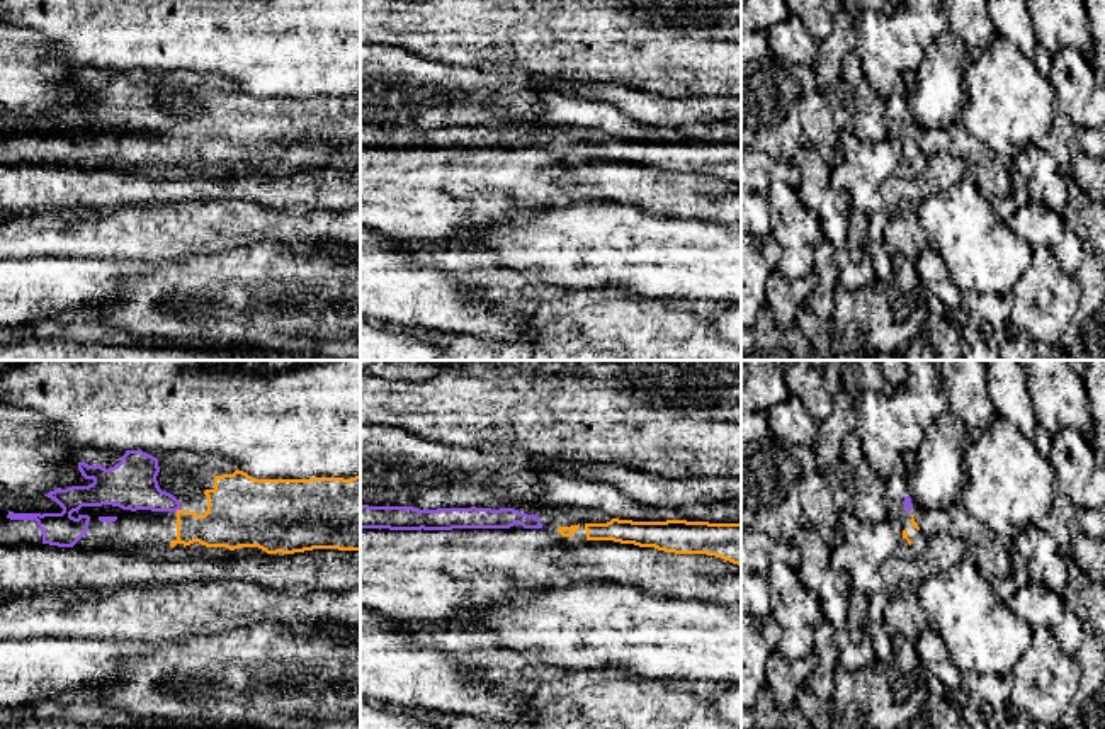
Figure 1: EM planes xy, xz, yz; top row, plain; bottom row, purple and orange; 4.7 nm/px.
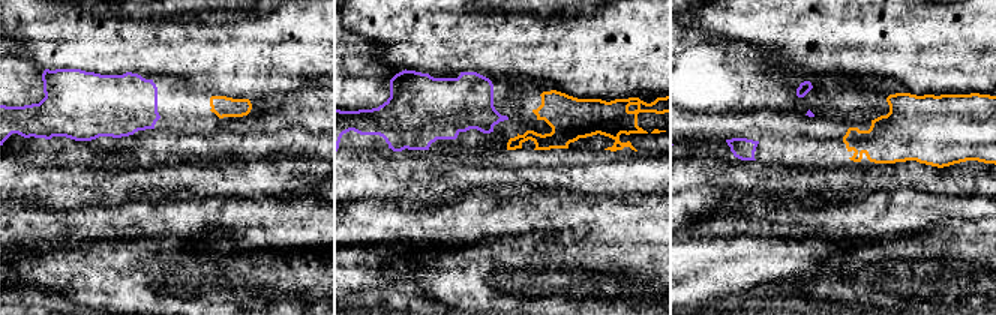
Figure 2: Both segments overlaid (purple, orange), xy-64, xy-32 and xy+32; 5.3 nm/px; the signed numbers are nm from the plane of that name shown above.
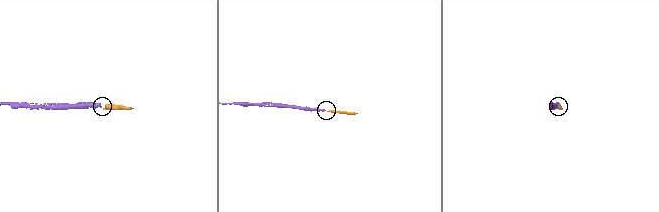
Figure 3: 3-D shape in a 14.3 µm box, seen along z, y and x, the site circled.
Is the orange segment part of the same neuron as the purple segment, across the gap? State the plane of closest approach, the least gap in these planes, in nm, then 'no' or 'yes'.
view xy; gap 0 nm; yes

